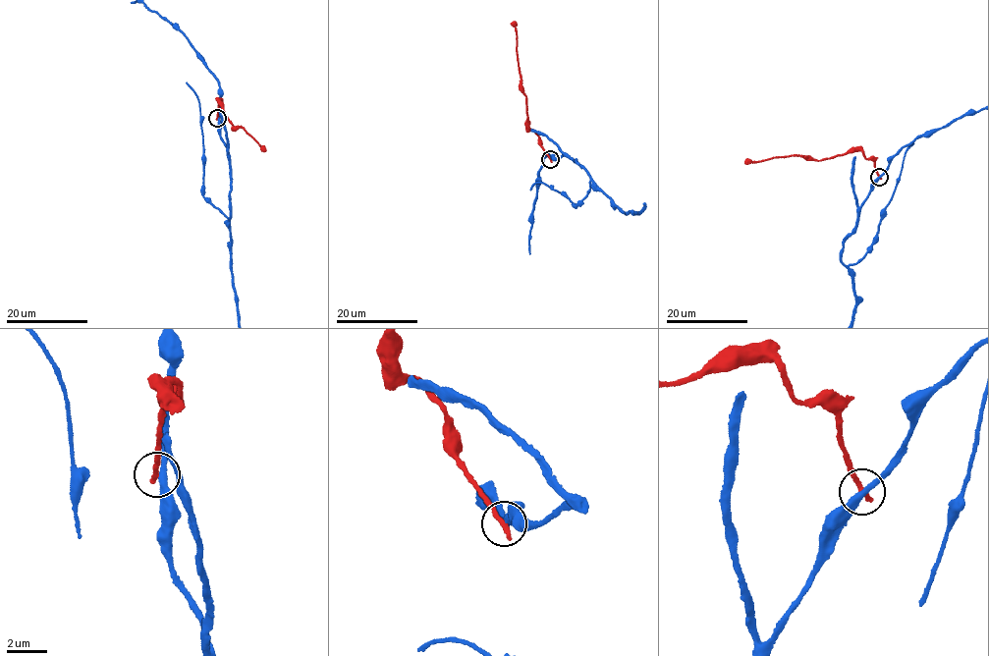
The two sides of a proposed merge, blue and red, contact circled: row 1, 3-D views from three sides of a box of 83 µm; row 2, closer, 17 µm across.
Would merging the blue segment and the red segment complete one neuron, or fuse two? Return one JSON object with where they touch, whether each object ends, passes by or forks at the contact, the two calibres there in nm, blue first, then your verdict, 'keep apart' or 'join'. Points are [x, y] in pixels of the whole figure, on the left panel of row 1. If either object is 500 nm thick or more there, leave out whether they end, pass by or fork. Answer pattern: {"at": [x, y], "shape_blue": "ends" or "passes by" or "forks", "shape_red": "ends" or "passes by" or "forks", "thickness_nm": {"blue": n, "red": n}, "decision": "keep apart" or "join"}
{"at": [217, 118], "shape_blue": "passes by", "shape_red": "ends", "thickness_nm": {"blue": 320, "red": 300}, "decision": "keep apart"}

